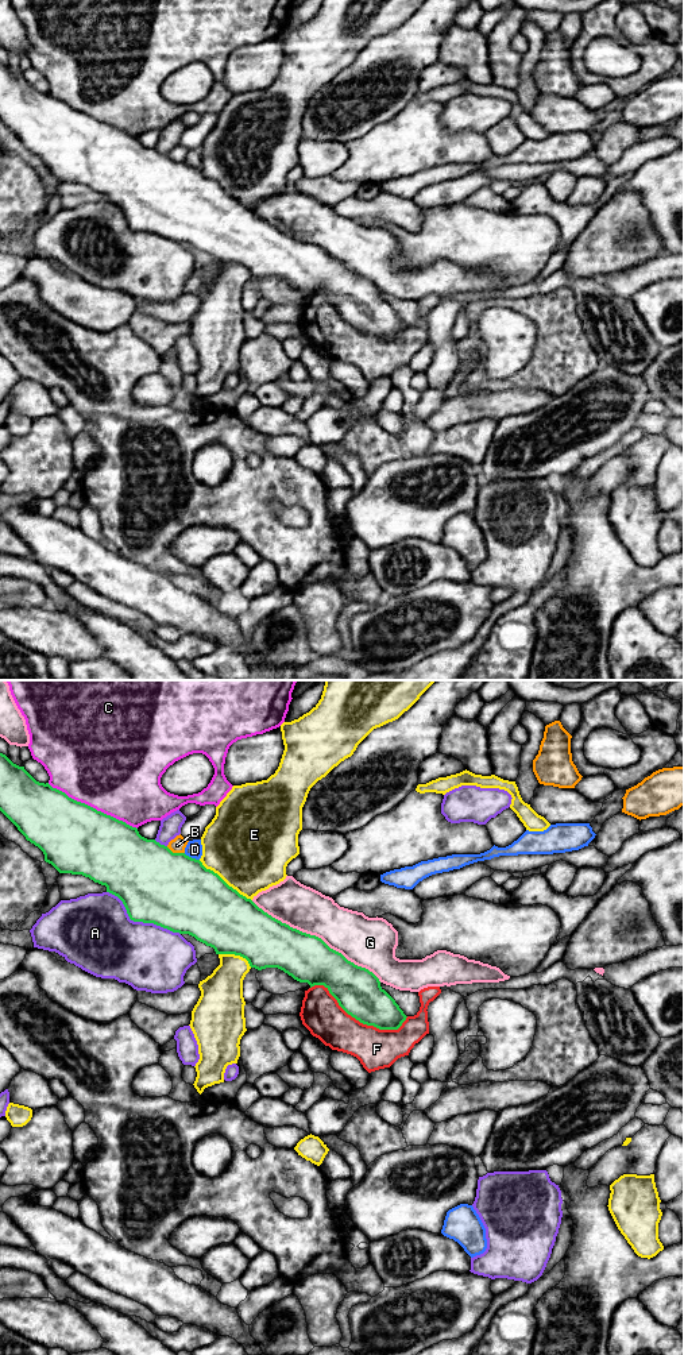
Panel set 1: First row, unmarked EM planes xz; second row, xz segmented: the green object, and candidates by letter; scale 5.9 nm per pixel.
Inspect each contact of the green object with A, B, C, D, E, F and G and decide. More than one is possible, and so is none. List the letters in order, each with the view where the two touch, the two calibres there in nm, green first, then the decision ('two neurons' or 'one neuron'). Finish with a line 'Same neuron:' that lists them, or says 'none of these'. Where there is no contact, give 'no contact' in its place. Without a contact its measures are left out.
A: xz | 440/420 nm | two neurons
B: xz | 460/90 nm | two neurons
C: xz | 420/500 nm | two neurons
D: xz | 460/100 nm | two neurons
E: xz | 420/480 nm | two neurons
F: xz | 280/240 nm | two neurons
G: xz | 280/280 nm | two neurons
Same neuron: none of these

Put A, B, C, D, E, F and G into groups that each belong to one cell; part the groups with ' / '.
A / B / C / D / E / F / G

